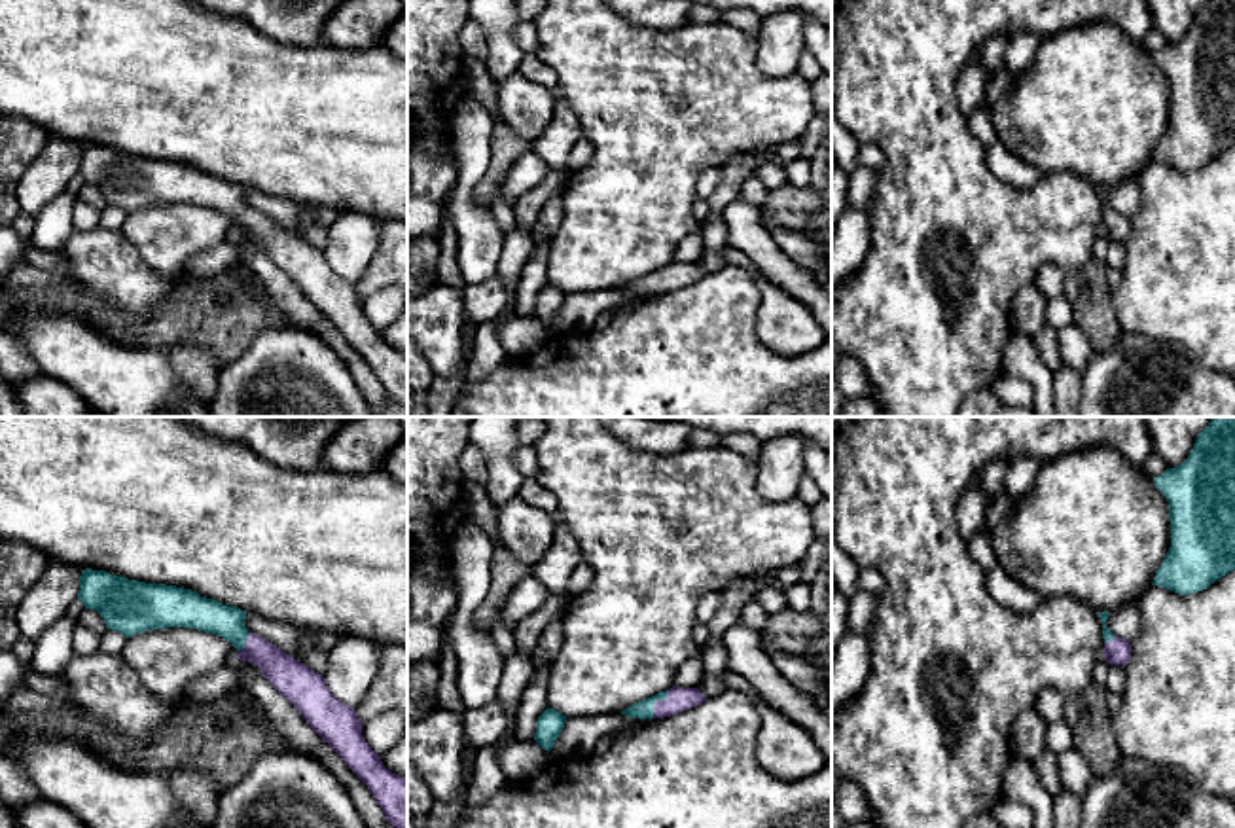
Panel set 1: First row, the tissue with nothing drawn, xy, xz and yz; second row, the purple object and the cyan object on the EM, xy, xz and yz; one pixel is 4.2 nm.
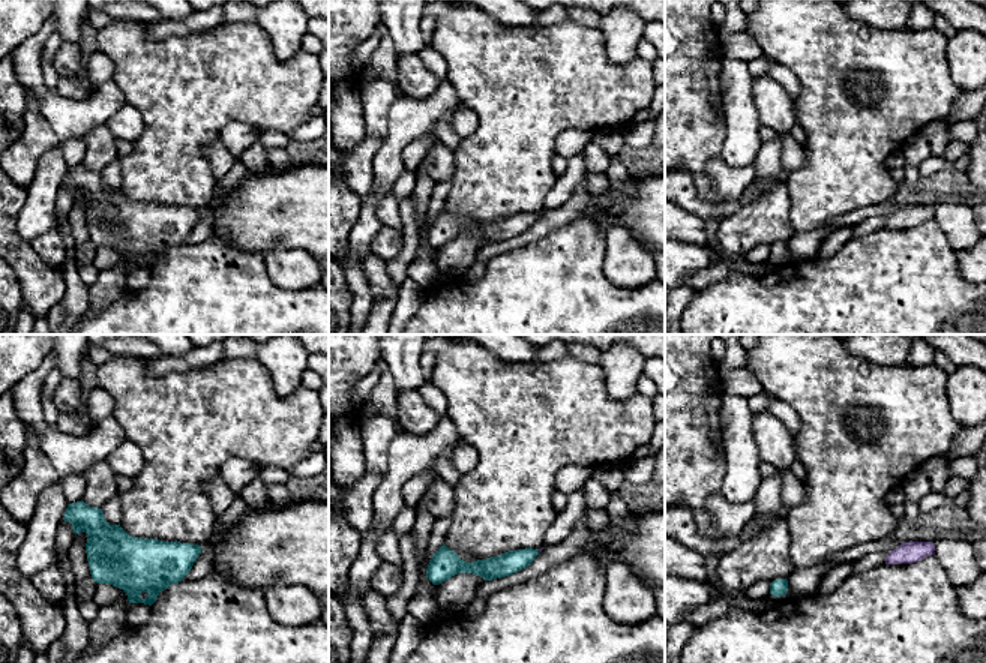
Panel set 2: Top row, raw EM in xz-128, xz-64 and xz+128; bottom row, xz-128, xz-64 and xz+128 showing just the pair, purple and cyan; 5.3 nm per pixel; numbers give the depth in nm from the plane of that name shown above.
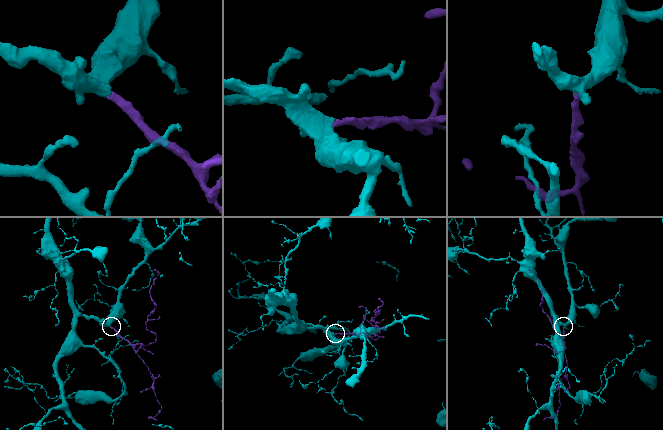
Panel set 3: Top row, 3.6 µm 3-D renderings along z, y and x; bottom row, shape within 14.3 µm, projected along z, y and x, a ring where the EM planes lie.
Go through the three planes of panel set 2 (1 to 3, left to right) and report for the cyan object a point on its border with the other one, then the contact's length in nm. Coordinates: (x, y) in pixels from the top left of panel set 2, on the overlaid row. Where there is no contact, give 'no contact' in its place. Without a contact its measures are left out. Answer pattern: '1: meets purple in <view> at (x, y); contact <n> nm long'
1: no contact
2: no contact
3: no contact

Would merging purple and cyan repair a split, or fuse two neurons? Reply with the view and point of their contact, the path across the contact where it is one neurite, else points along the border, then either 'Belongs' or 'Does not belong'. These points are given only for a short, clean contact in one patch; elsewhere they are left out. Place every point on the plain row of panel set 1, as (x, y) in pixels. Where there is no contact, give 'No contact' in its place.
Touches purple at xz (656, 279). Path across: xz (677, 275), (656, 279), (643, 285). Belongs

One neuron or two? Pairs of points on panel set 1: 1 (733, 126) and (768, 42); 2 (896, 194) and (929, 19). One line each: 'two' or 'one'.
1: two
2: one

